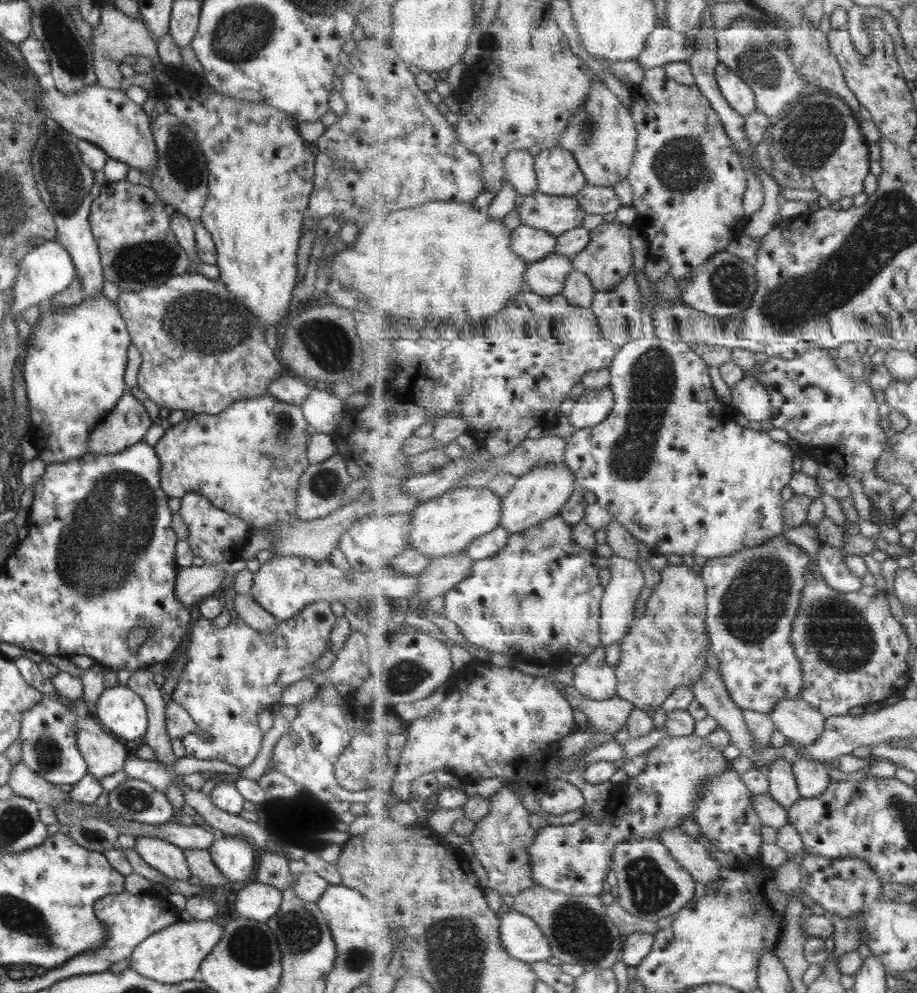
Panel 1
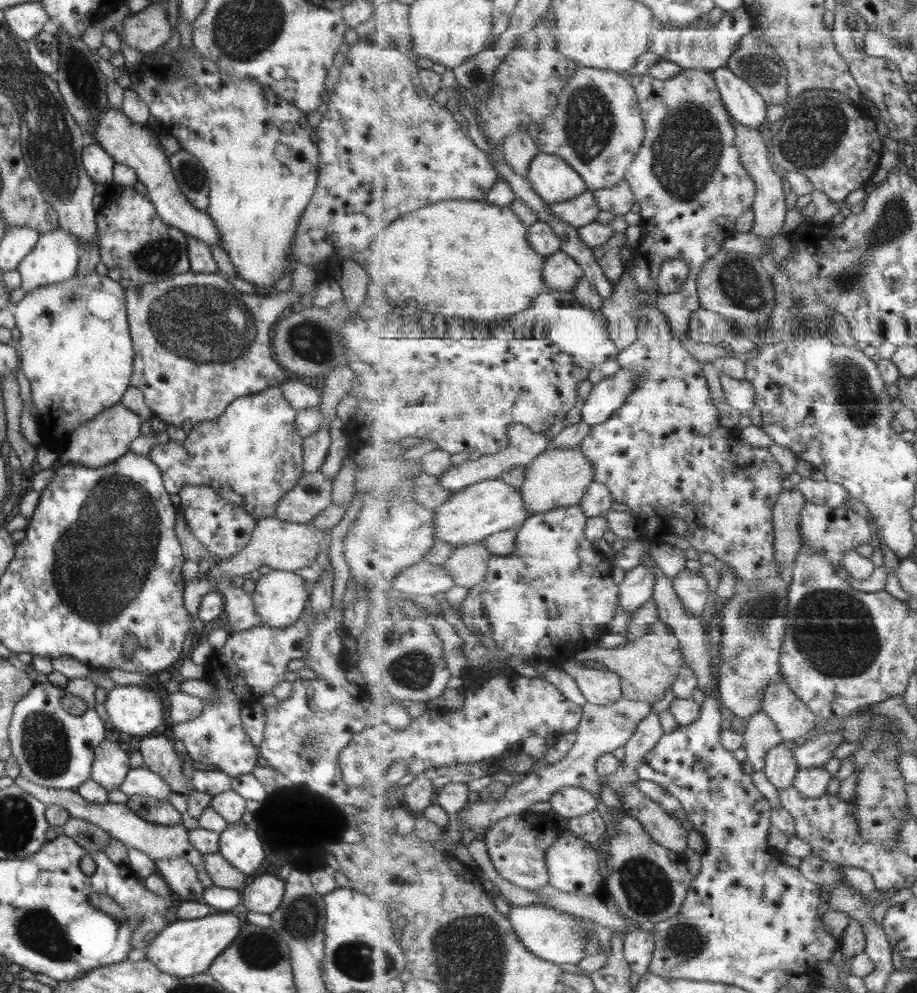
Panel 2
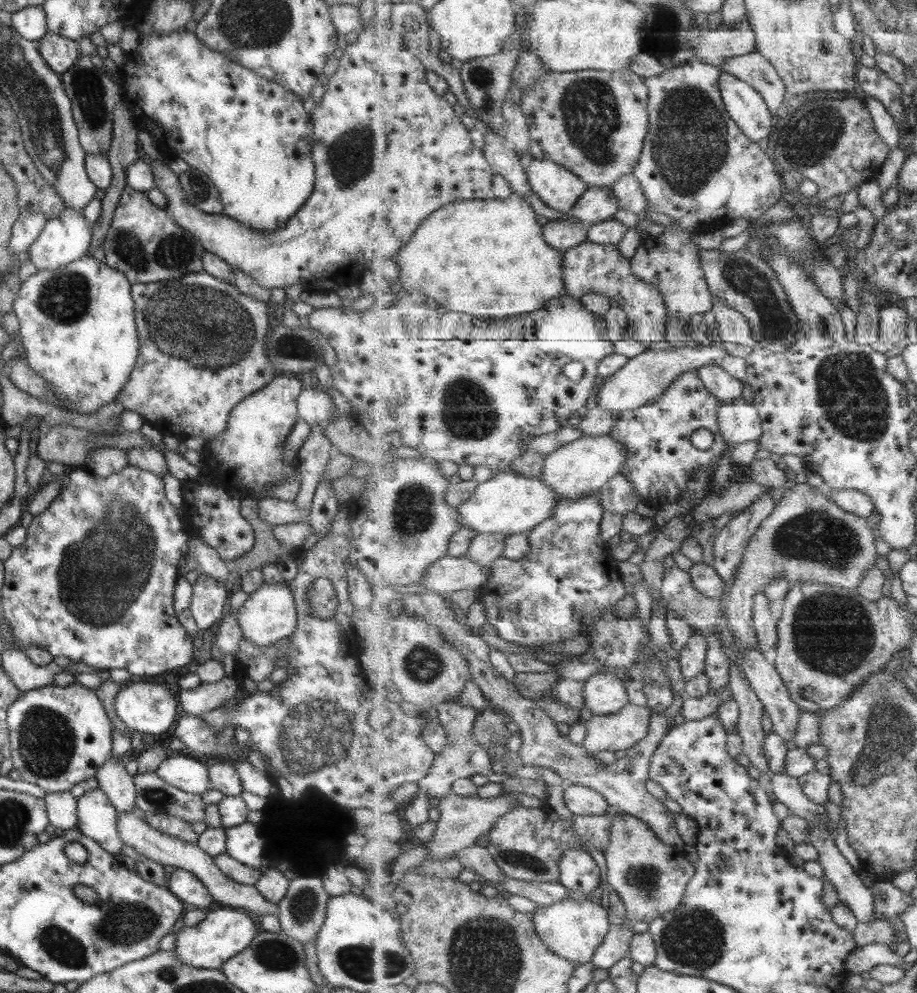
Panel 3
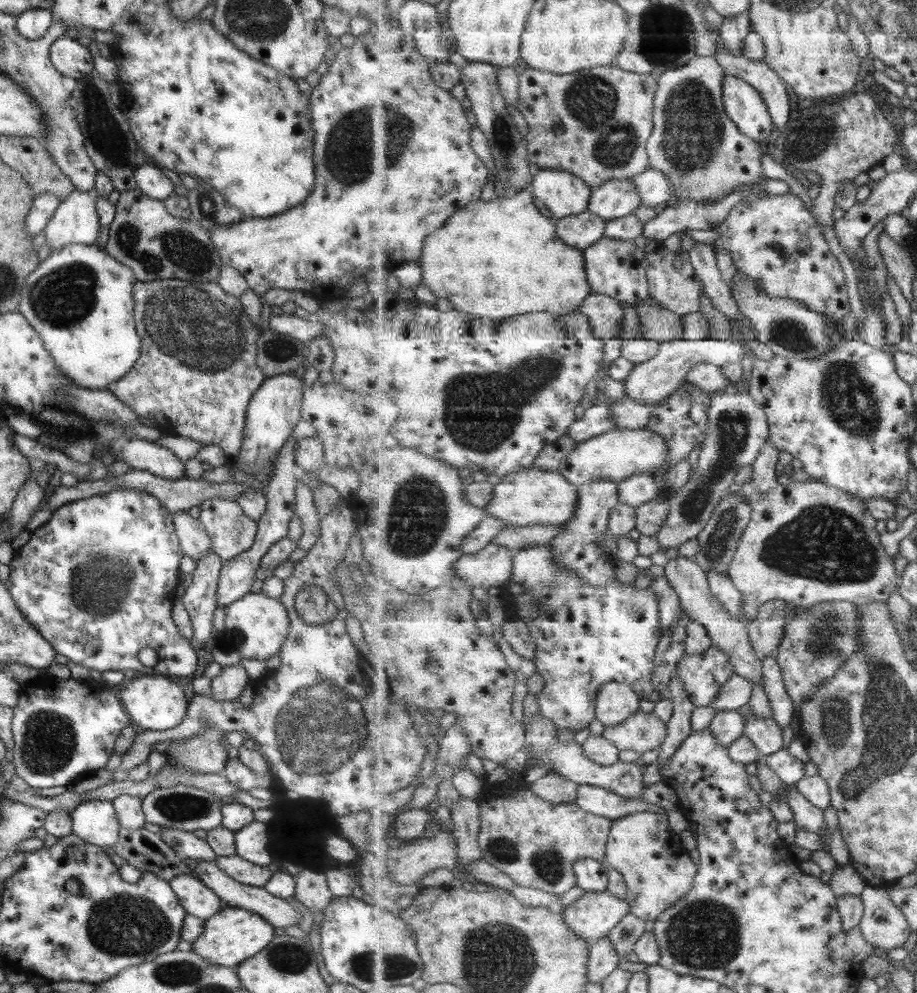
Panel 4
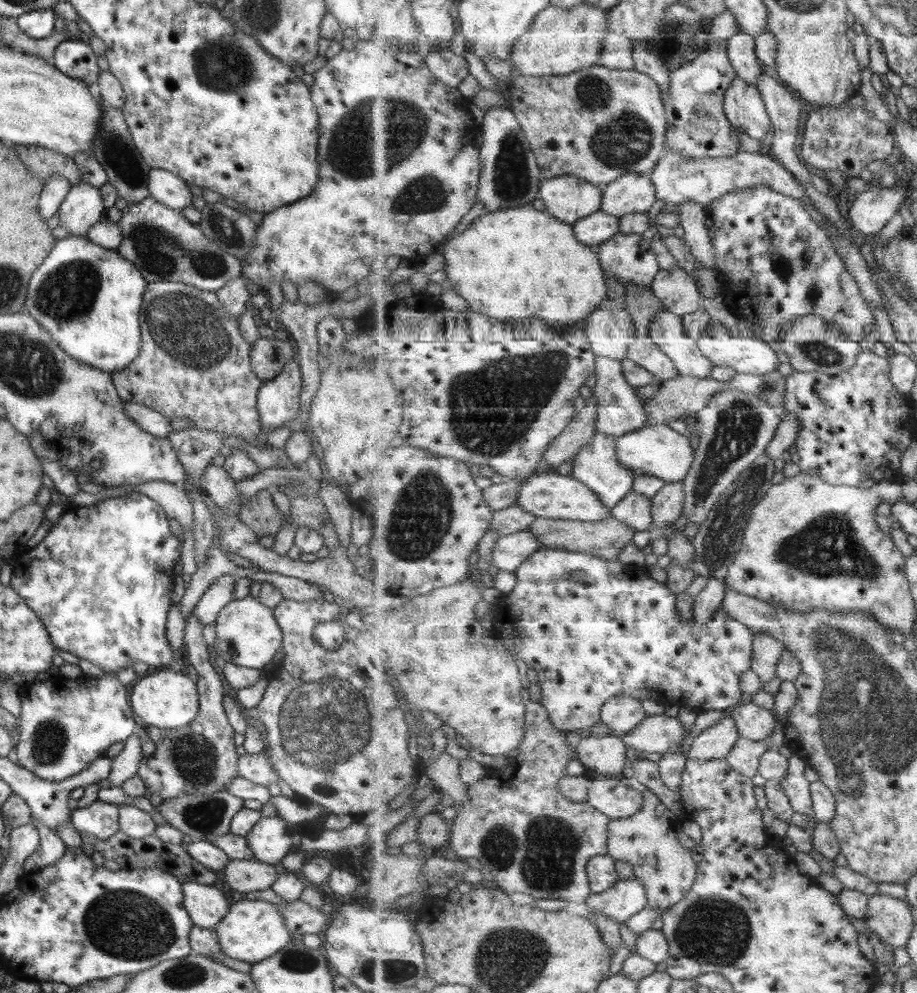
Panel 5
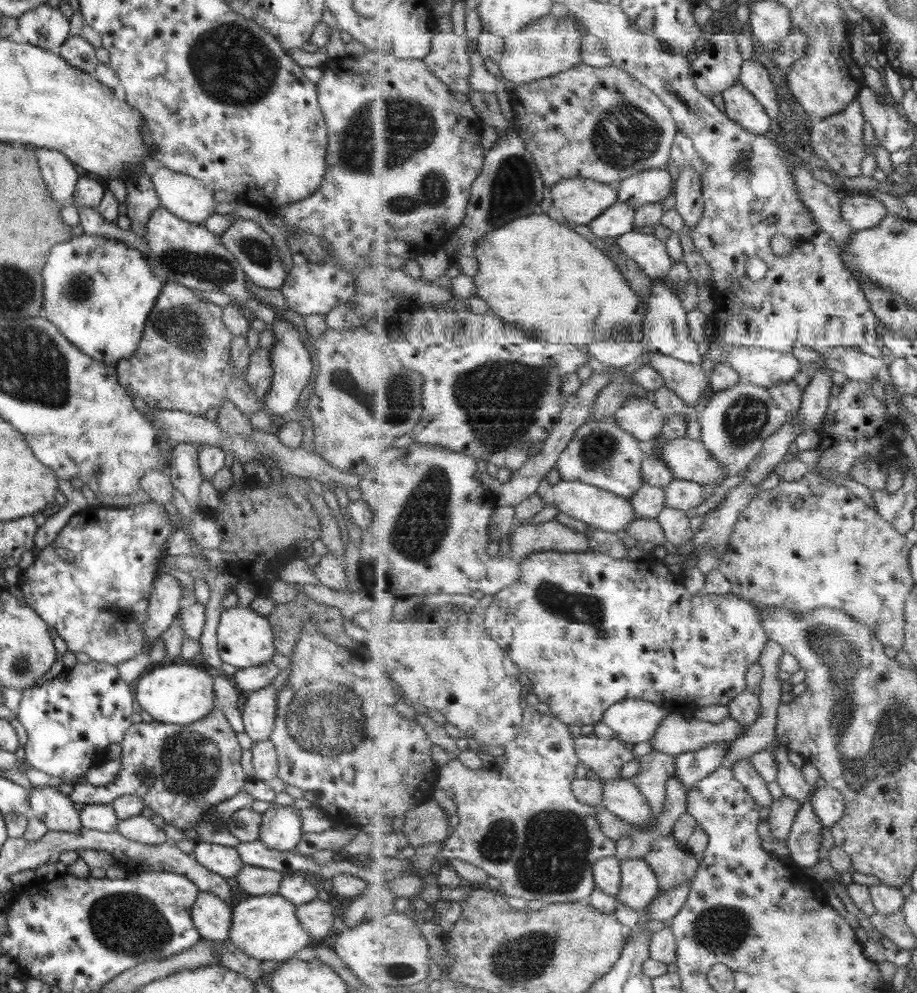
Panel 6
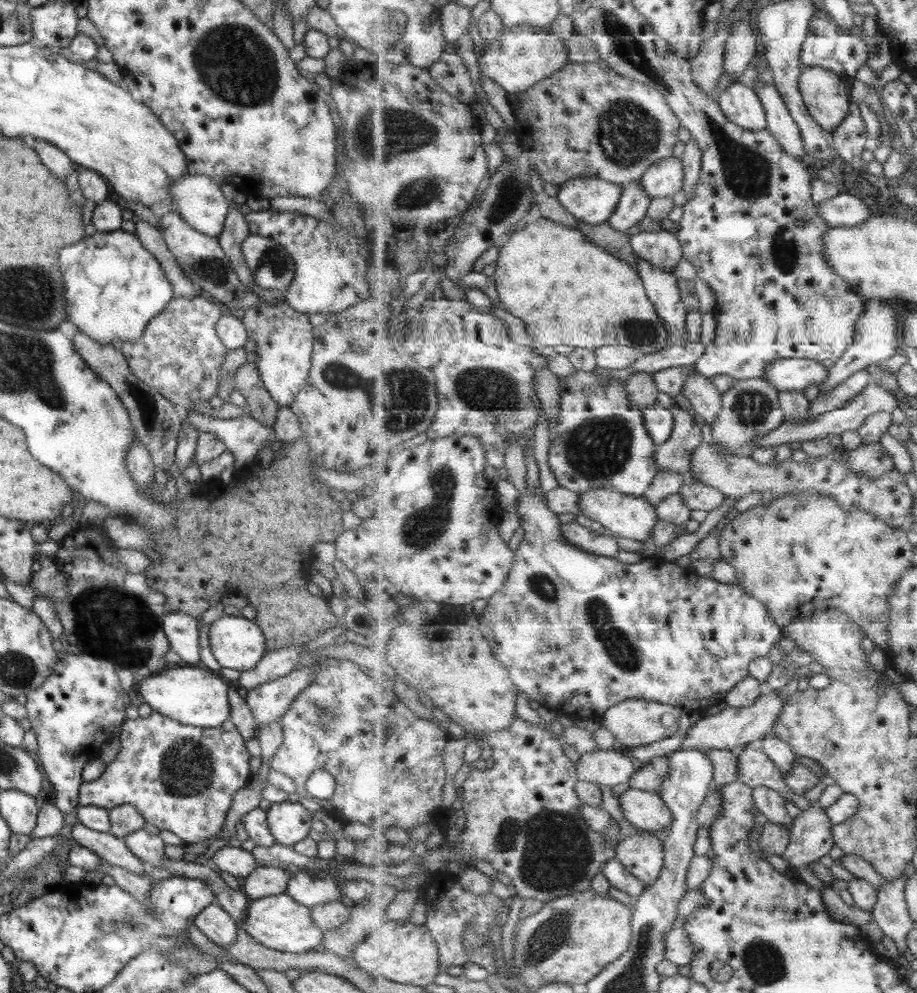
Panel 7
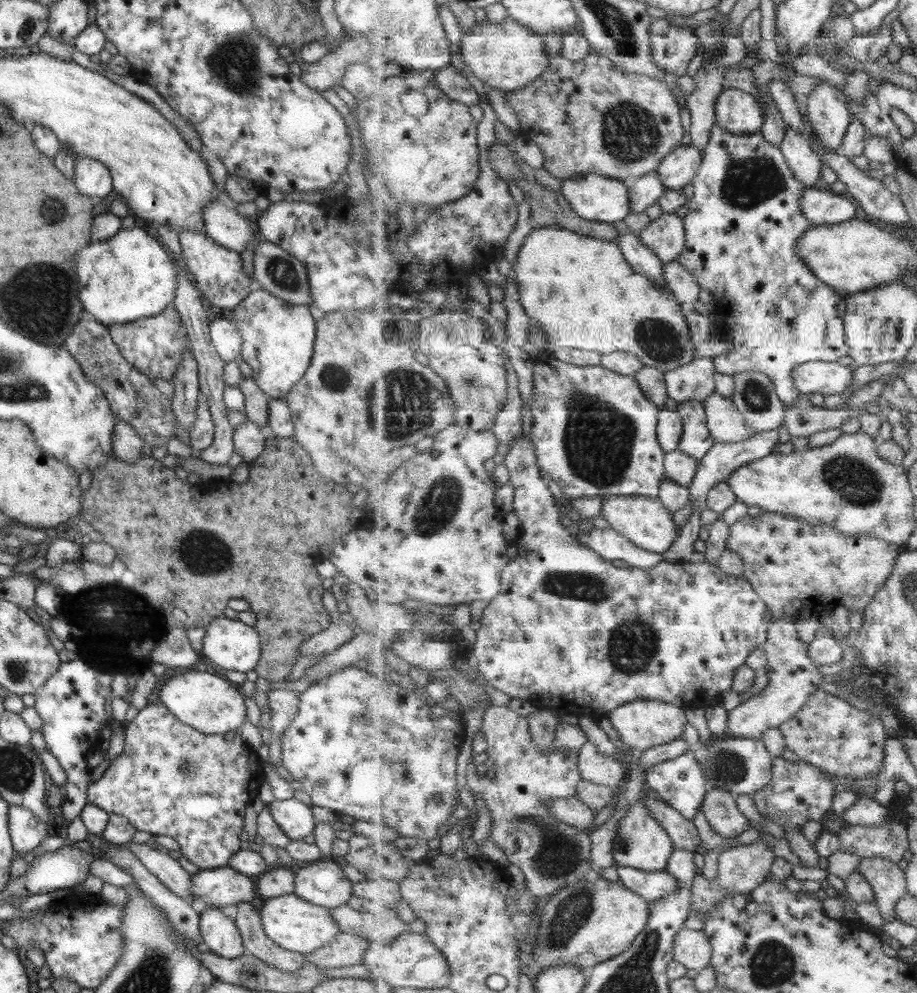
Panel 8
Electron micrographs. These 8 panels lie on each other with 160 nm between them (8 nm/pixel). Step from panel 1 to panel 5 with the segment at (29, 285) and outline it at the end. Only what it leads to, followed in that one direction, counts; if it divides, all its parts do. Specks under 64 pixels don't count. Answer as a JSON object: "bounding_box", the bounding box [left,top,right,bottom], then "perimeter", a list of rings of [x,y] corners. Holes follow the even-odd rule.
{"bounding_box":[57,182,104,236],"perimeter":[[[79,182],[69,189],[57,209],[57,222],[71,236],[84,236],[104,215],[98,187]]]}

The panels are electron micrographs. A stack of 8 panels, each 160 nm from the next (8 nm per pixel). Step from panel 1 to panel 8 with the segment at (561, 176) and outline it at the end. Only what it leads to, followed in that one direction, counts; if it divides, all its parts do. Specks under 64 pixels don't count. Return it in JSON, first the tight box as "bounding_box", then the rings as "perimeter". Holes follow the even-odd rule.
{"bounding_box":[561,174,632,223],"perimeter":[[[584,174],[566,179],[561,184],[561,191],[571,203],[572,209],[584,219],[614,223],[624,221],[632,212],[629,182],[606,174]]]}

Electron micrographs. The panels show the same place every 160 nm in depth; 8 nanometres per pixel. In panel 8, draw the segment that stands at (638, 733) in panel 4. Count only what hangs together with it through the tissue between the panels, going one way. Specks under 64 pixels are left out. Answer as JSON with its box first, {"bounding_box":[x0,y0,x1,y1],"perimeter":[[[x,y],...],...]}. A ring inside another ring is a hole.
{"bounding_box":[723,620,829,739],"perimeter":[[[773,620],[768,631],[768,641],[764,645],[768,656],[766,673],[770,683],[764,691],[753,698],[744,700],[737,708],[728,711],[728,726],[723,738],[761,739],[762,734],[770,728],[780,727],[803,709],[809,696],[821,688],[823,680],[829,680],[819,673],[819,665],[809,656],[809,643],[801,640],[797,631],[796,620]]]}

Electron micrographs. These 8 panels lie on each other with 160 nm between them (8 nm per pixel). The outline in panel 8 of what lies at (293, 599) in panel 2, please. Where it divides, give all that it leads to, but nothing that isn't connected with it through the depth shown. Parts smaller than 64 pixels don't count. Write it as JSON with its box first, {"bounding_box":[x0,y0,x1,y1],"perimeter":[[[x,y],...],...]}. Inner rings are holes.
{"bounding_box":[199,617,260,672],"perimeter":[[[219,617],[205,626],[199,655],[225,670],[249,672],[260,658],[259,638],[252,626]]]}

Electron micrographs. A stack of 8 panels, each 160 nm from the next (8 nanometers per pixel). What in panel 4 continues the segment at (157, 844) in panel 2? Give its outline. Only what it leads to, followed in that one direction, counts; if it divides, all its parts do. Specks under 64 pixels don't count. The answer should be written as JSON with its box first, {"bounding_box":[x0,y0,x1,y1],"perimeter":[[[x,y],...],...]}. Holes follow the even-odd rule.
{"bounding_box":[191,859,301,931],"perimeter":[[[193,859],[193,862],[195,862],[195,867],[191,870],[191,874],[205,886],[208,886],[209,890],[212,890],[213,894],[218,896],[221,902],[225,902],[227,907],[237,907],[241,908],[241,910],[253,912],[257,916],[264,918],[265,922],[268,922],[277,931],[286,926],[297,926],[297,923],[301,920],[299,911],[293,908],[287,900],[269,894],[263,887],[244,885],[229,878],[222,870],[217,868],[214,860]]]}

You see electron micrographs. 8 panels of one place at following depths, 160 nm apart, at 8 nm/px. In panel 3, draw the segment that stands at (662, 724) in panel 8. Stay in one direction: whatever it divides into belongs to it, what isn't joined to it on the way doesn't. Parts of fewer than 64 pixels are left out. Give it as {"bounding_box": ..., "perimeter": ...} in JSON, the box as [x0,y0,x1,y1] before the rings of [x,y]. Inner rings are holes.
{"bounding_box":[584,671,630,716],"perimeter":[[[608,671],[589,677],[584,691],[586,706],[595,714],[611,716],[630,703],[624,682]]]}

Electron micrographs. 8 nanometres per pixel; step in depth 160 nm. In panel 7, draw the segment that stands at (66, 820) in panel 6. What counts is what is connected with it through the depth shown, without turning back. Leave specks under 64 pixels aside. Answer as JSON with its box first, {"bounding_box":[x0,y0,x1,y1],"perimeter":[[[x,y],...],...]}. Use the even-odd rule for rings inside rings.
{"bounding_box":[68,822,150,875],"perimeter":[[[76,822],[71,824],[68,836],[72,838],[75,844],[94,852],[98,858],[106,860],[109,864],[140,875],[144,875],[147,870],[150,870],[127,850],[125,843],[120,838],[108,832],[98,833]]]}

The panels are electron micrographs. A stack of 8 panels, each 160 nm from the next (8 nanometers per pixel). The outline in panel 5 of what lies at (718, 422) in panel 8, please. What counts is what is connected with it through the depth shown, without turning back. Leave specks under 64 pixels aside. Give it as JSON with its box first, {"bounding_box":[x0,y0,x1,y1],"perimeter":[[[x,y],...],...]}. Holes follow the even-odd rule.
{"bounding_box":[628,336,681,384],"perimeter":[[[638,336],[629,345],[628,358],[652,372],[661,384],[681,375],[672,358],[649,337]]]}

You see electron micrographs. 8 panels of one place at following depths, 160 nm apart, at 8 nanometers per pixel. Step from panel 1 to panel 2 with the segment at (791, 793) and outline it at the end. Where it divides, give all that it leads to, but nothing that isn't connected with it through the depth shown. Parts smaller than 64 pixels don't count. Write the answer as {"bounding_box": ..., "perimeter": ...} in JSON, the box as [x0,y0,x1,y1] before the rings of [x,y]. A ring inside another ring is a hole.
{"bounding_box":[764,743,799,790],"perimeter":[[[784,743],[778,744],[768,752],[764,772],[777,790],[793,787],[799,769],[793,749]]]}

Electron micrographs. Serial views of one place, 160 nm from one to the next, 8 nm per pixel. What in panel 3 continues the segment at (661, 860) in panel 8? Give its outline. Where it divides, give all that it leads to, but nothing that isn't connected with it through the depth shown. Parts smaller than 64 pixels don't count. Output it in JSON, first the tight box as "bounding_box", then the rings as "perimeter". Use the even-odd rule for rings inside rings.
{"bounding_box":[533,896,612,965],"perimeter":[[[588,896],[541,906],[533,912],[533,920],[536,923],[536,933],[544,939],[544,943],[561,958],[572,959],[577,965],[587,964],[592,960],[612,925],[609,910],[605,910],[599,901],[593,902]]]}

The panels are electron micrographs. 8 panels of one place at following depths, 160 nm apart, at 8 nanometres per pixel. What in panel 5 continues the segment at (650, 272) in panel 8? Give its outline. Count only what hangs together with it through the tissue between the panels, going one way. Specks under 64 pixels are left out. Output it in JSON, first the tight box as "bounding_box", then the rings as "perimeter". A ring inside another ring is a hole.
{"bounding_box":[649,310,714,378],"perimeter":[[[669,310],[656,314],[649,338],[672,358],[681,375],[707,378],[712,373],[714,362],[702,353],[698,341],[686,333],[682,316]]]}

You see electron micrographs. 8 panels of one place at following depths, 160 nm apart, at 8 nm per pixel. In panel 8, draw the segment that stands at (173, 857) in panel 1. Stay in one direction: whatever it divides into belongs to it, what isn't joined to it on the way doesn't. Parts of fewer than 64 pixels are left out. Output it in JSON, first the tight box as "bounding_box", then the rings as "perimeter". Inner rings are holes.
{"bounding_box":[198,907,244,959],"perimeter":[[[207,907],[203,910],[198,917],[198,927],[209,952],[226,959],[244,954],[238,928],[219,909]]]}

